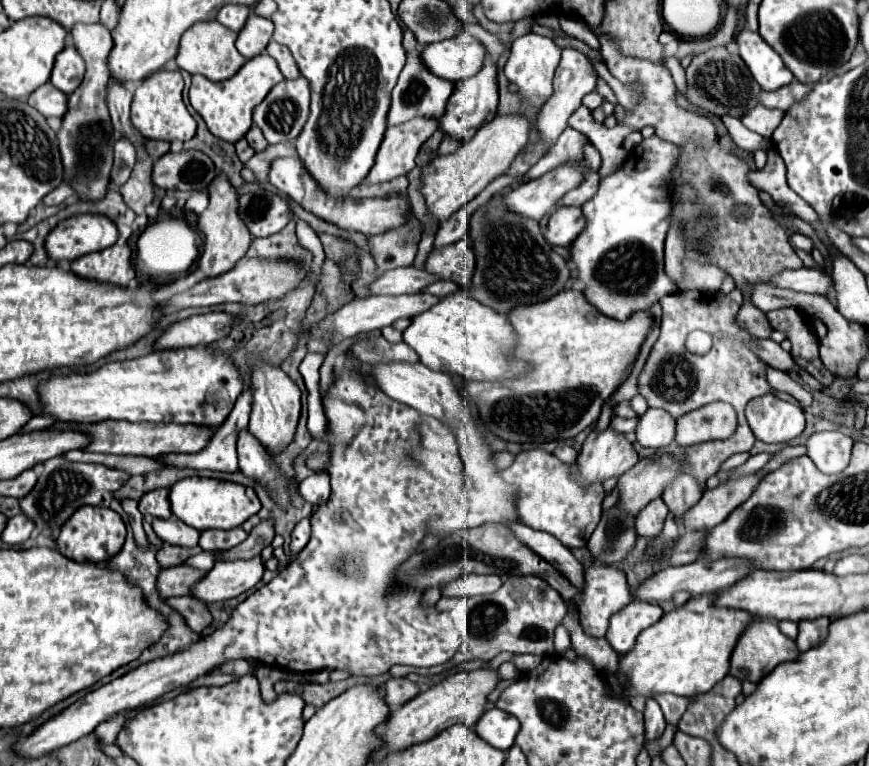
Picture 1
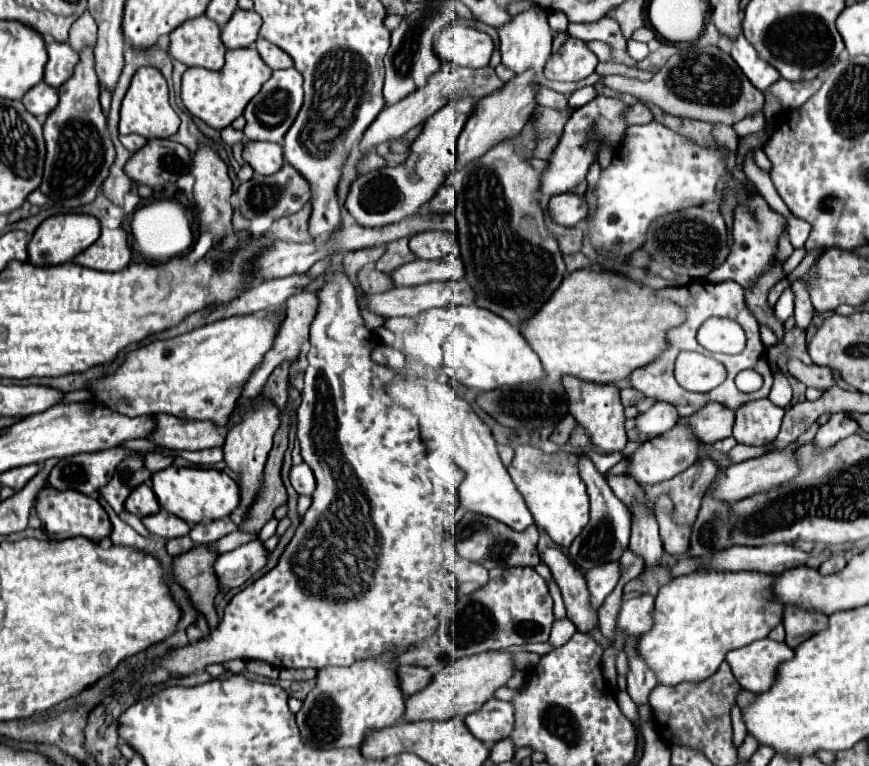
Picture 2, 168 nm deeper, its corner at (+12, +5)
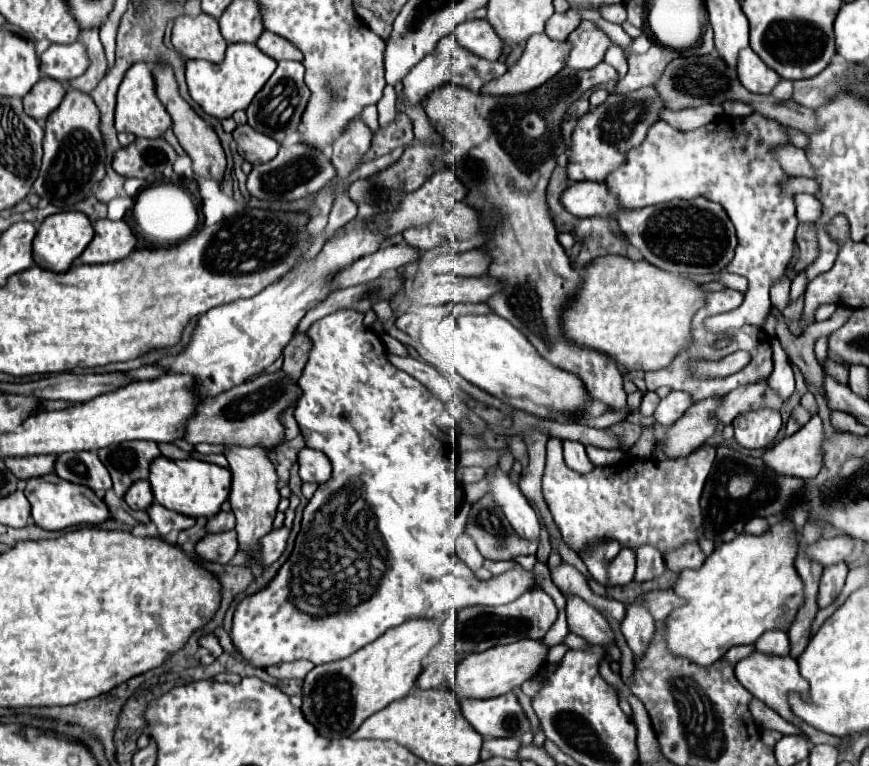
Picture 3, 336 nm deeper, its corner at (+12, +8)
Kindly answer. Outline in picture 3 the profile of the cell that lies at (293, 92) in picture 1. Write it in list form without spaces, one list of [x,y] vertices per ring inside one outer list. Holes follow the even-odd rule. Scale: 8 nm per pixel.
[[[279,61],[275,73],[269,77],[265,87],[257,93],[257,97],[253,97],[253,103],[247,107],[249,125],[255,131],[269,135],[281,143],[285,139],[285,135],[299,129],[301,115],[303,115],[305,105],[311,95],[311,91],[307,89],[307,85],[303,81],[303,73],[305,73],[305,69],[299,61]]]

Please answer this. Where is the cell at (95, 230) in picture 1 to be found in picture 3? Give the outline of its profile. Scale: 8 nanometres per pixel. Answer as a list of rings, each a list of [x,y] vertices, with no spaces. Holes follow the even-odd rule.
[[[69,211],[69,213],[57,213],[49,215],[37,229],[37,235],[33,239],[33,261],[37,267],[51,269],[55,273],[63,273],[71,267],[71,263],[83,253],[83,249],[93,239],[93,223],[85,213]]]

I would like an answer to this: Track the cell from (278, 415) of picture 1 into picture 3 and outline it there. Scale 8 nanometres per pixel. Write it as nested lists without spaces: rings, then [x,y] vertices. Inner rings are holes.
[[[225,445],[225,457],[229,461],[229,469],[233,473],[231,483],[231,495],[229,503],[237,517],[237,535],[239,535],[239,549],[245,555],[251,555],[251,549],[257,545],[257,541],[267,535],[273,527],[273,519],[279,505],[279,487],[277,487],[277,471],[271,459],[267,457],[267,451],[261,445],[255,447],[241,447],[241,445]]]

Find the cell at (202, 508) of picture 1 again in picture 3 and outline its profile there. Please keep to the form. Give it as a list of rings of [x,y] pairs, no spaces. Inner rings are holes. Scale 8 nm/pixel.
[[[157,457],[151,463],[151,477],[149,477],[155,501],[163,507],[177,511],[187,517],[213,517],[219,513],[221,505],[227,501],[231,491],[231,471],[213,463],[197,461],[197,459],[183,459],[171,461],[167,457]]]

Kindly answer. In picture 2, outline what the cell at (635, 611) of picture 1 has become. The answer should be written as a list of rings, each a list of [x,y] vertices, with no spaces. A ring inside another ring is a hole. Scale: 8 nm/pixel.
[[[649,594],[625,600],[621,604],[617,626],[625,630],[625,636],[641,636],[653,628],[653,604],[655,598]]]

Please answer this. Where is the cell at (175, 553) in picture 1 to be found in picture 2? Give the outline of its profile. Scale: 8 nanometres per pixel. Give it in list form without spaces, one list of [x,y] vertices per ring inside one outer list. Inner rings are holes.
[[[181,536],[181,538],[173,538],[173,540],[167,542],[167,552],[169,552],[171,556],[179,556],[179,554],[187,552],[187,550],[193,548],[193,546],[195,546],[195,542],[193,542],[189,536]]]

